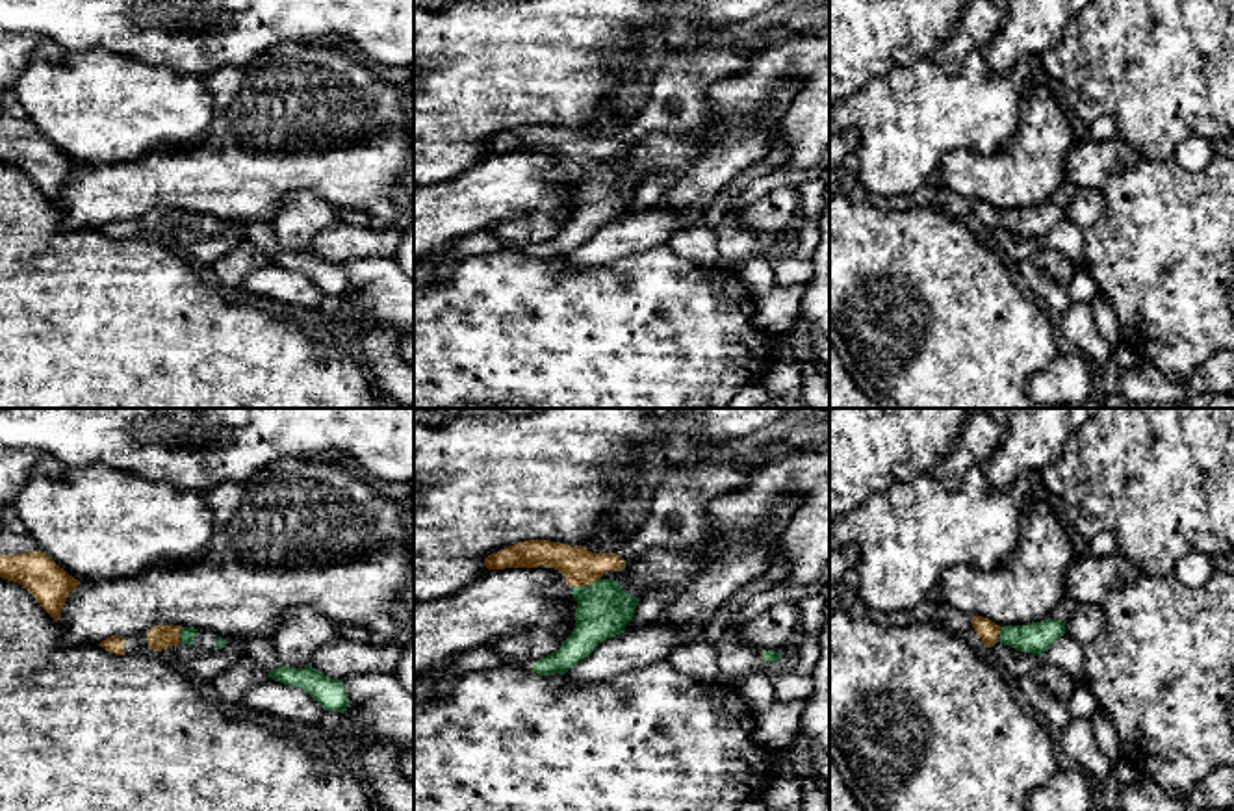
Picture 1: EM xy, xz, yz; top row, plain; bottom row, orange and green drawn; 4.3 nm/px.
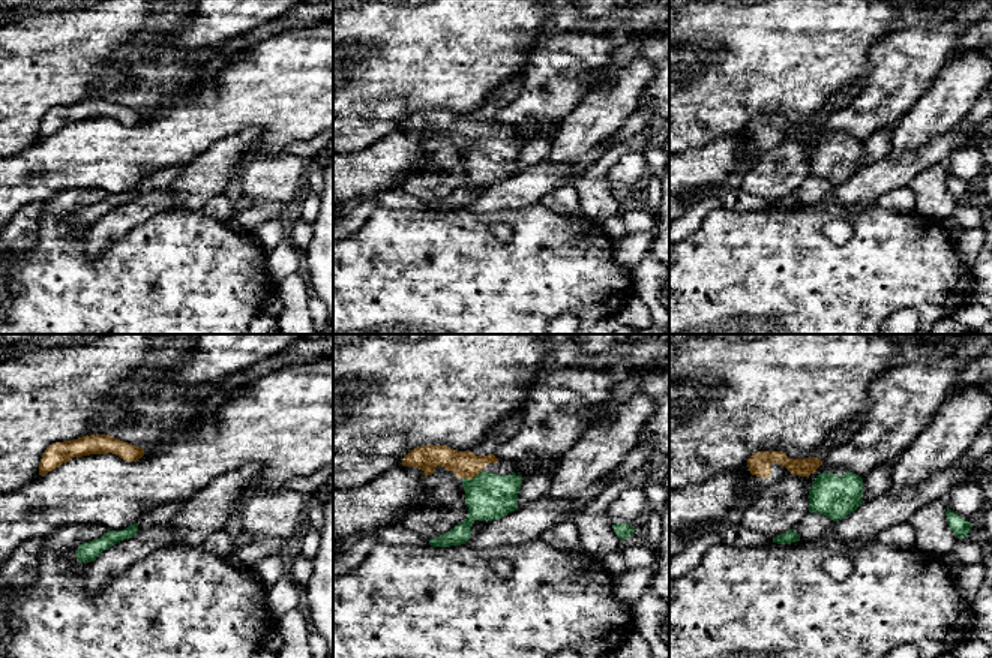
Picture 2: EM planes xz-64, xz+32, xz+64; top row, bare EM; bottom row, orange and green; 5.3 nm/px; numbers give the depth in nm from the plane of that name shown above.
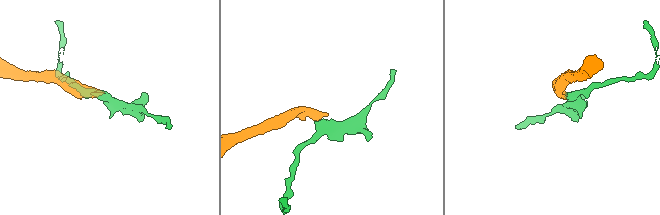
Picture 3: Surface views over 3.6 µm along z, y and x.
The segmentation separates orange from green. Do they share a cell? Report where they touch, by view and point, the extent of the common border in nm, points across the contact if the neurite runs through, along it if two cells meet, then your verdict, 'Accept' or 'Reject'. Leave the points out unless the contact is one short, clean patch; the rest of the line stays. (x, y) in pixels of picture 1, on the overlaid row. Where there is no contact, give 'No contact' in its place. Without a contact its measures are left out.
Touches orange at xz (587, 583). Shared border 130 nm. Path across: xz (579, 566), (587, 583), (604, 609). Accept

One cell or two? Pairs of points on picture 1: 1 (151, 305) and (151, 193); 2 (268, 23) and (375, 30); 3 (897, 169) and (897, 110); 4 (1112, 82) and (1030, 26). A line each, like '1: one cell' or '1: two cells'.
1: two cells
2: one cell
3: one cell
4: two cells

